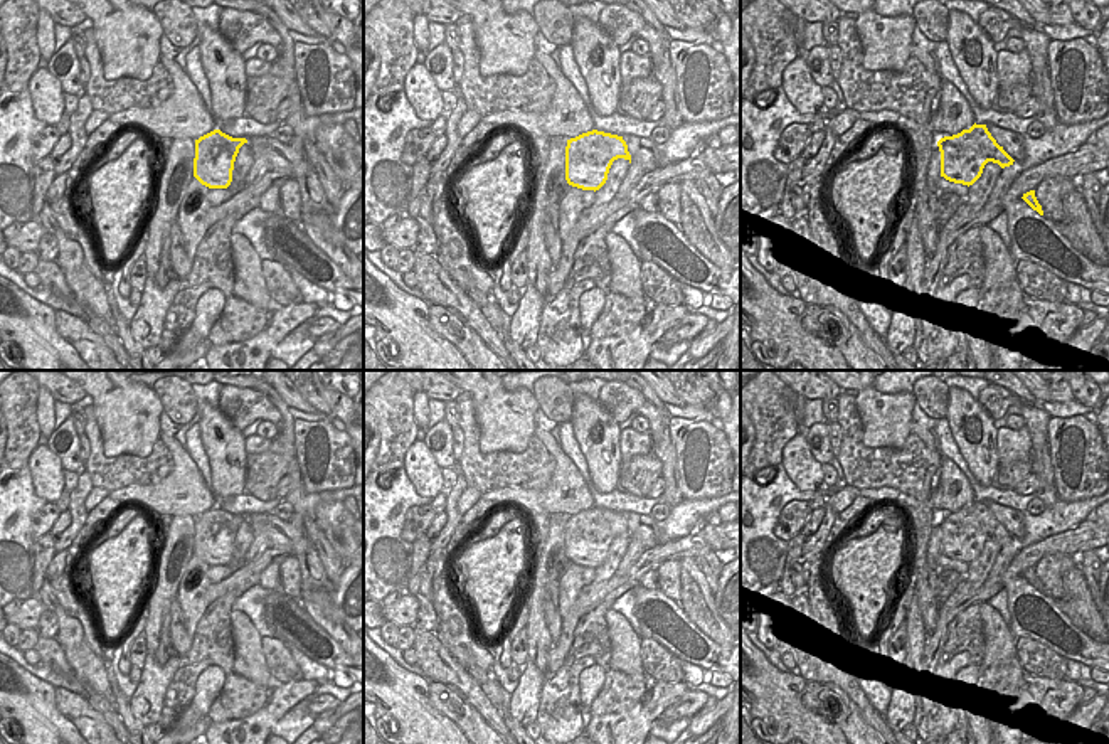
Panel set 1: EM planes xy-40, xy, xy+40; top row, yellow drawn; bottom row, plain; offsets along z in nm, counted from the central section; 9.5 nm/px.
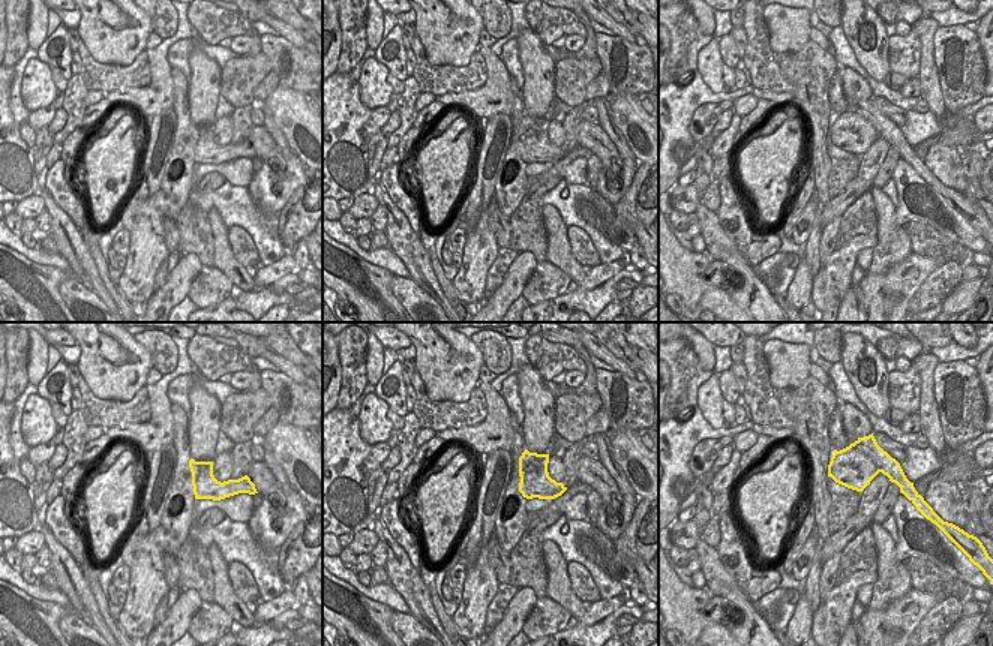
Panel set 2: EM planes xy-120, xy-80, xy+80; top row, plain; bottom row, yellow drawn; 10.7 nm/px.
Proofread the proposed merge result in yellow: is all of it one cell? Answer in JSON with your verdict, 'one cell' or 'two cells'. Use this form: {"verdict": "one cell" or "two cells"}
{"verdict": "two cells"}

